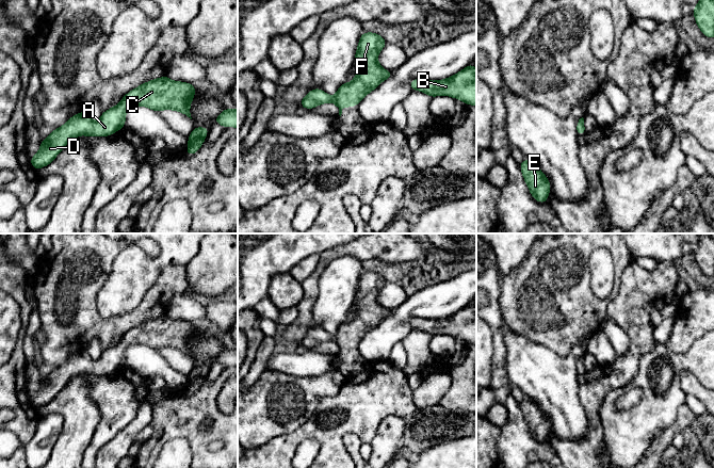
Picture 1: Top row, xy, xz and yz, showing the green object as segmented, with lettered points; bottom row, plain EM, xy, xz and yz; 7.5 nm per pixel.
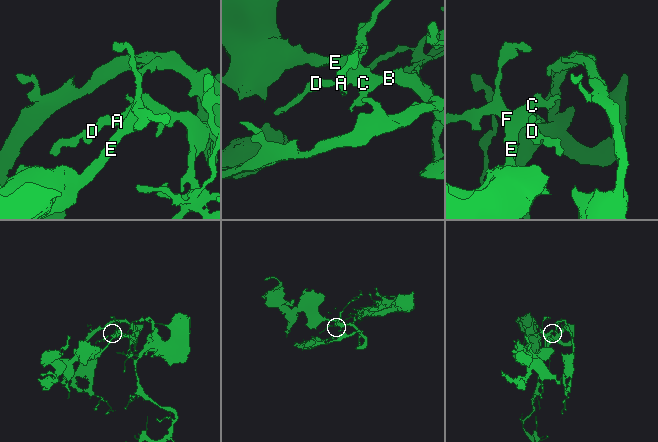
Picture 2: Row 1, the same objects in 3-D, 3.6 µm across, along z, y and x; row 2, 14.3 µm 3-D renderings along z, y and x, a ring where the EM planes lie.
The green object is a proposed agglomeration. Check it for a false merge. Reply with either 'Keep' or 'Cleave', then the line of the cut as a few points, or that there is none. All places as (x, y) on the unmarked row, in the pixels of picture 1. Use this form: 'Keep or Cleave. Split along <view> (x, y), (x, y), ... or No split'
Keep. No split

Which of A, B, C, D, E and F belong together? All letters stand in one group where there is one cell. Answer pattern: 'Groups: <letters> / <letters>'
Groups: A B C D E F

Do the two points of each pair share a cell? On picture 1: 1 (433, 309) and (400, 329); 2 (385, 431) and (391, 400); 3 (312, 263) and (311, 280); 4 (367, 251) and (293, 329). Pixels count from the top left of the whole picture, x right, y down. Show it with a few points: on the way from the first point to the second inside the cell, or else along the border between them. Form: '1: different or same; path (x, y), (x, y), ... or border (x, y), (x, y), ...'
1: same; path (422, 309), (409, 309), (400, 319)
2: different; border (403, 417), (385, 417), (373, 437)
3: different; border (320, 255), (317, 268), (302, 283)
4: same; path (339, 252), (317, 272), (308, 302)

